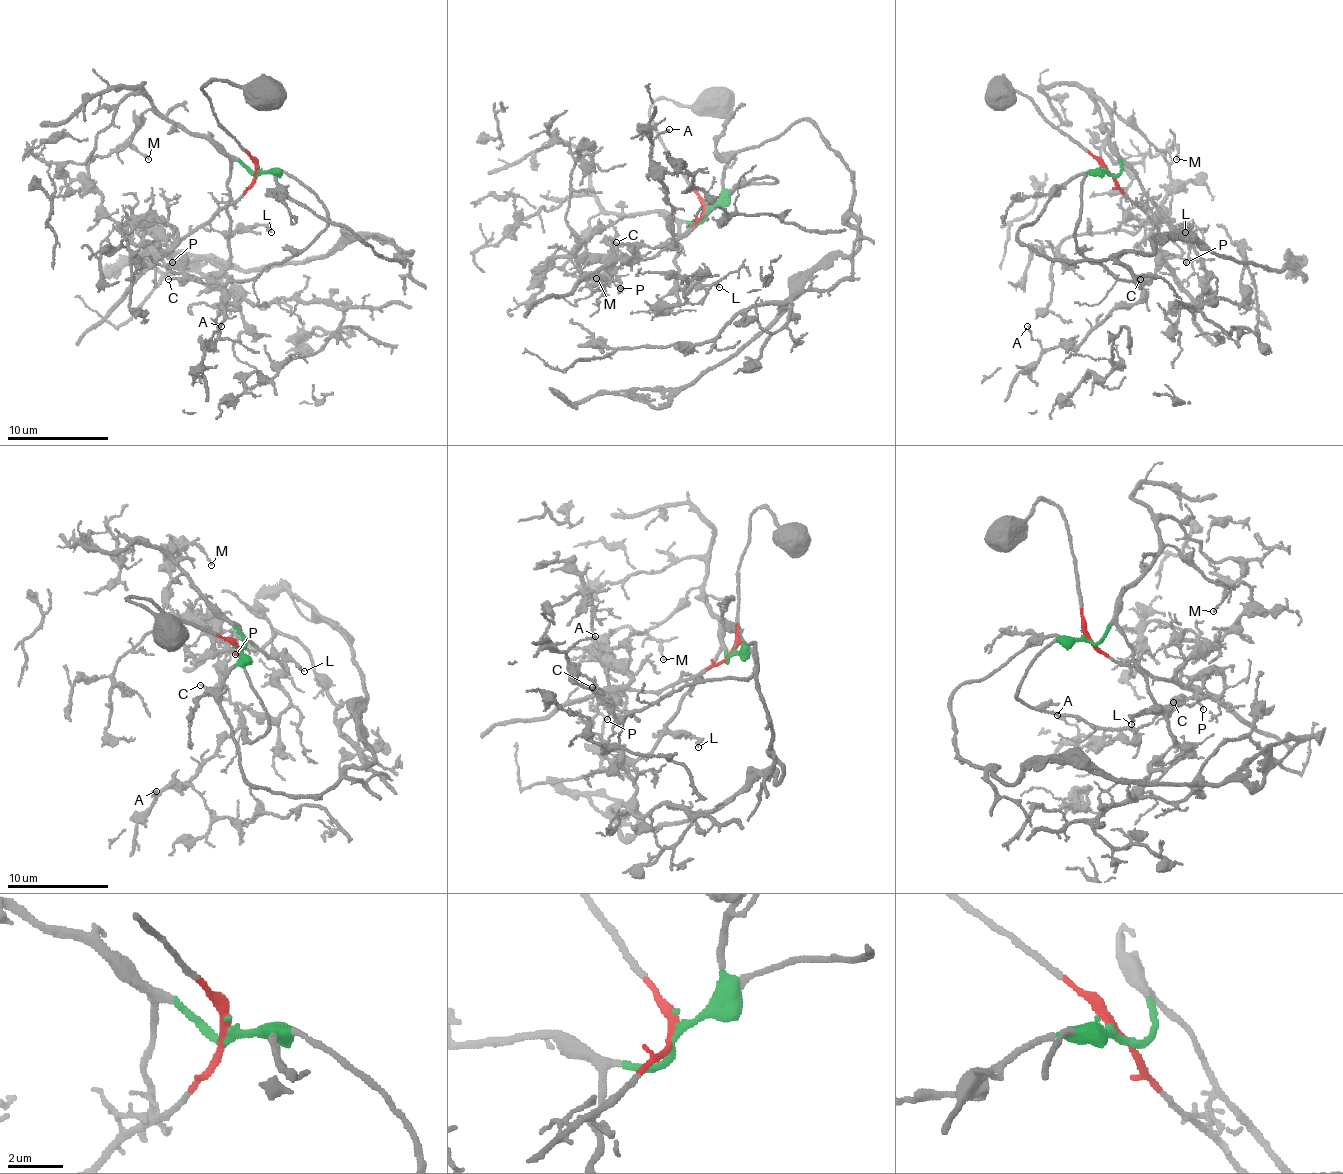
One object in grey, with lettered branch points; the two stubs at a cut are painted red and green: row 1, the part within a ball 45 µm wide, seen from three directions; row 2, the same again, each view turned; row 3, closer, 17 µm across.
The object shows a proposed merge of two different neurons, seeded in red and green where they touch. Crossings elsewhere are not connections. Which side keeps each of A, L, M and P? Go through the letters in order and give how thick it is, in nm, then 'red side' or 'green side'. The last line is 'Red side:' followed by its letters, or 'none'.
A: 140 nm thick; green side
L: 240 nm thick; green side
M: 170 nm thick; green side
P: 90 nm thick; red side
Red side: P

